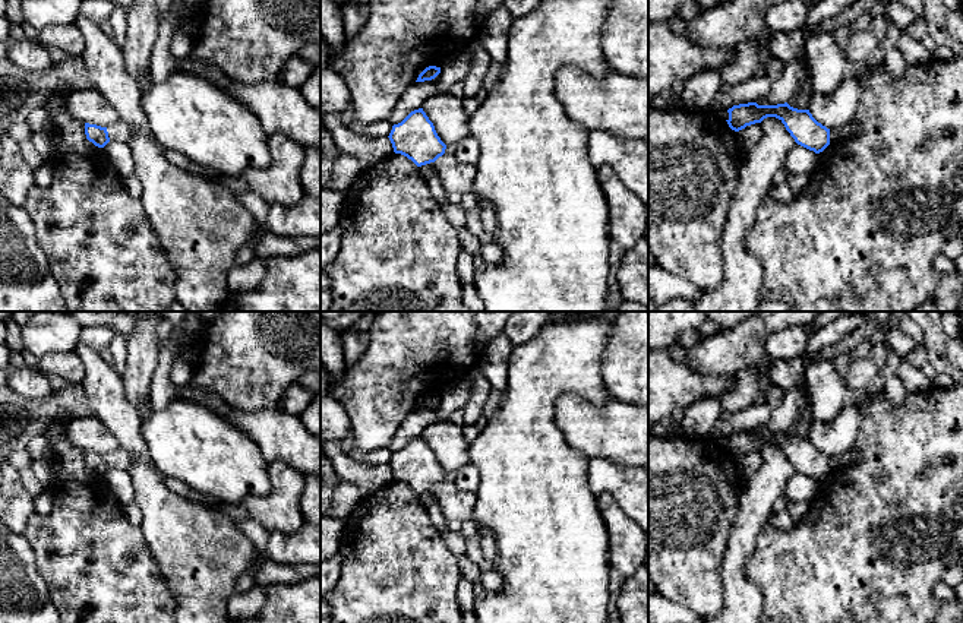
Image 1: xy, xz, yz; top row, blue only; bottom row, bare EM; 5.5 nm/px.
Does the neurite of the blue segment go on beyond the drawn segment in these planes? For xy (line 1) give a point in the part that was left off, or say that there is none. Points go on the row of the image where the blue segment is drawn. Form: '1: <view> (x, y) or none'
1: xy (119, 132)

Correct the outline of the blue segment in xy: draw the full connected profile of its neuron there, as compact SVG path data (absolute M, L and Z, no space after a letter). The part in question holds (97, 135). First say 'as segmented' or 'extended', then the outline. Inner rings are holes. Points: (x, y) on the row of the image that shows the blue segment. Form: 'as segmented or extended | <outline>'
extended | M119 120L108 127L85 123L85 135L95 146L104 148L110 140L127 143L132 136L132 127L123 120Z

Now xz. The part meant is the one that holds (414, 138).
extended | M423 108L411 111L389 133L394 152L411 159L417 167L433 162L445 192L458 199L474 193L477 167L460 162L454 154L446 154L446 145L438 136L433 123Z

